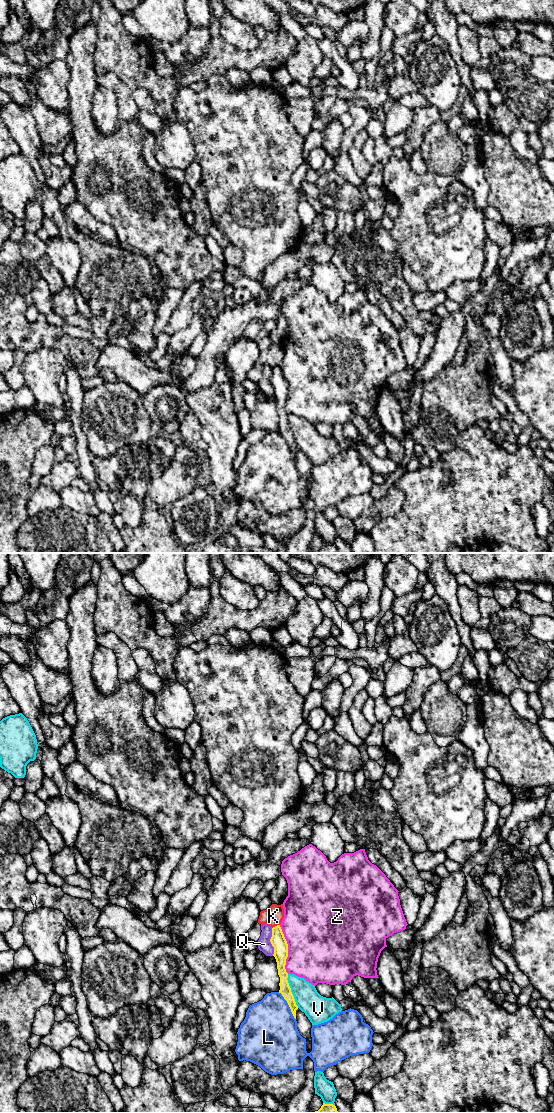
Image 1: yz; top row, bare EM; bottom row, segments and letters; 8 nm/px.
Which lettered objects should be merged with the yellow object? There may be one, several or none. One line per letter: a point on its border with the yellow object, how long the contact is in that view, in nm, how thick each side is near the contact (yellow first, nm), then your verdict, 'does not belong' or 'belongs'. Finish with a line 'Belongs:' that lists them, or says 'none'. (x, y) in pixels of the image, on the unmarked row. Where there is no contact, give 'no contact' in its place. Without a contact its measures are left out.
K: yz (275, 366) | 70 nm | 120/160 nm | does not belong
L: yz (288, 444) | 260 nm | 90/420 nm | does not belong
Q: yz (270, 381) | 220 nm | 120/110 nm | does not belong
V: yz (290, 431) | 280 nm | 90/200 nm | does not belong
Z: yz (287, 389) | 400 nm | 120/500 nm | does not belong
Belongs: none

